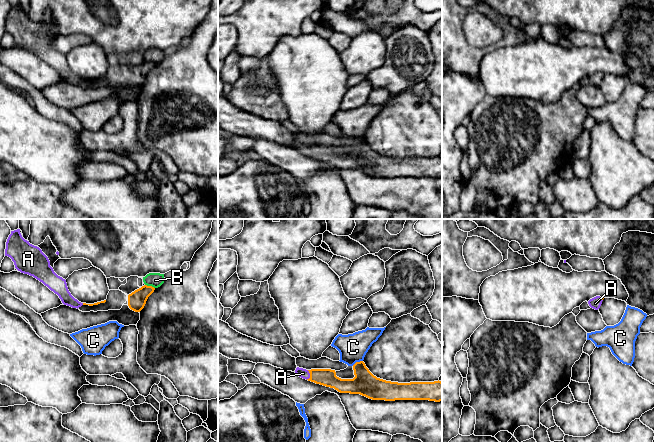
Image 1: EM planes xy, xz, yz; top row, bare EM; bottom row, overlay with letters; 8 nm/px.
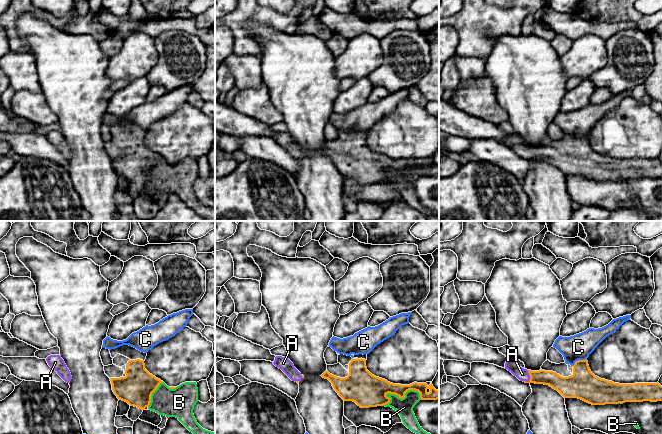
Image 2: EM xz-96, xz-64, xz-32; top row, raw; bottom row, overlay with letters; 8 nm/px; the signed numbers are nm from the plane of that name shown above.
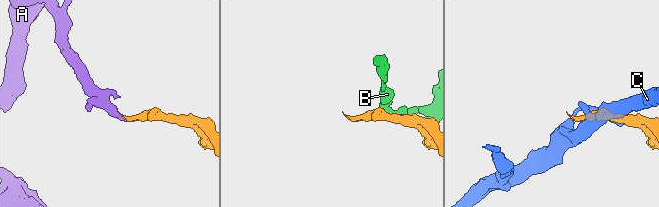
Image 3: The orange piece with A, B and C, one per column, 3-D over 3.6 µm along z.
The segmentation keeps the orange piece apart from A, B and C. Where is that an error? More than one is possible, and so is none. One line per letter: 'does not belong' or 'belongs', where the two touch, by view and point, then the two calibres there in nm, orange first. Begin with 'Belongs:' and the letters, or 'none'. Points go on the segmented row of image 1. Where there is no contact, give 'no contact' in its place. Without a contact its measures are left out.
Belongs: A
A: belongs | xz (310, 375) | 140/80 nm
B: does not belong | xy (150, 286) | 140/120 nm
C: does not belong | xz (357, 362) | 190/220 nm

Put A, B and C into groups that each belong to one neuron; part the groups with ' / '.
A / B / C

